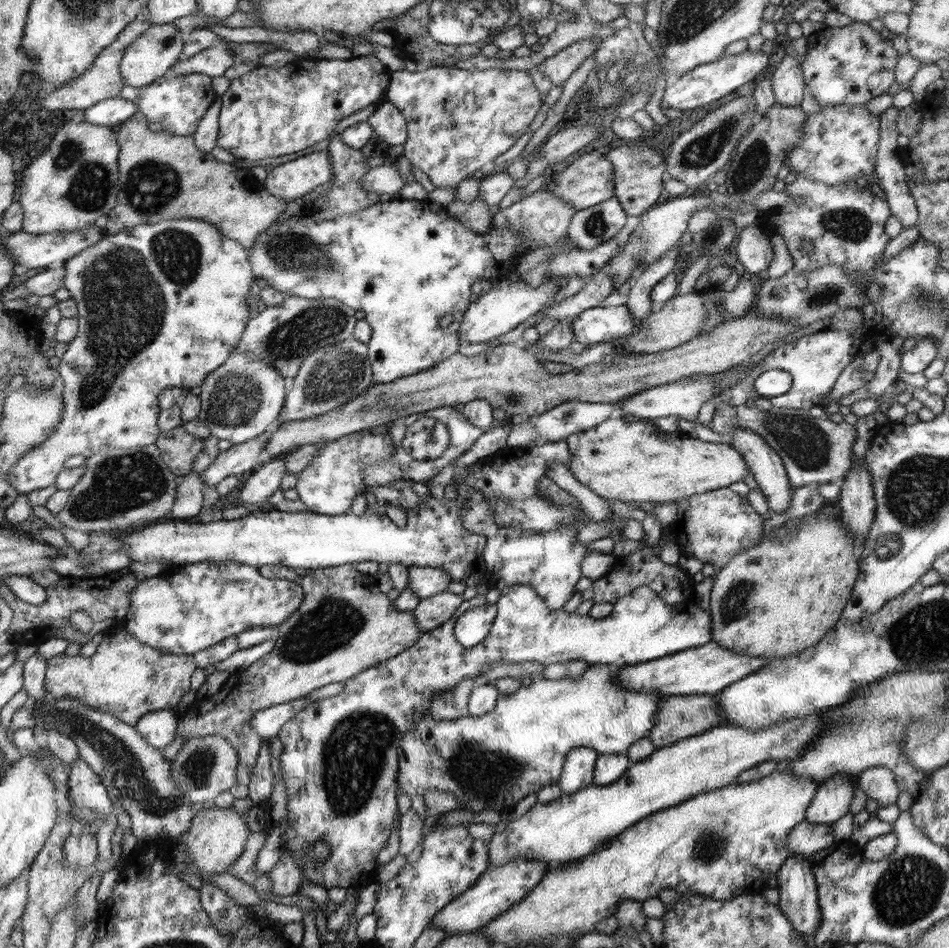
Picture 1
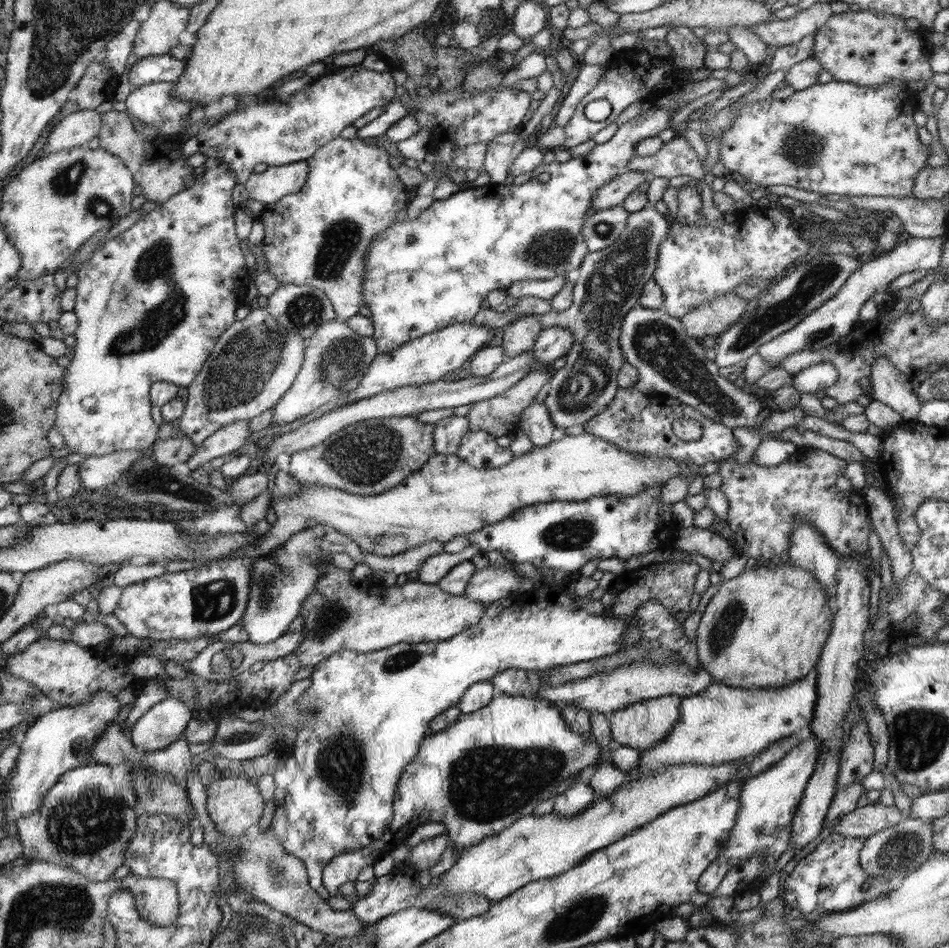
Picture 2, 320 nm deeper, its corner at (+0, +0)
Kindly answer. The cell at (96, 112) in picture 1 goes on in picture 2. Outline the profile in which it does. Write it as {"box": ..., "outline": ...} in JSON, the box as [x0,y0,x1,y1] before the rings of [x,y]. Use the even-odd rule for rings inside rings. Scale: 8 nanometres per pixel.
{"box":[43,110,102,154],"outline":[[[80,110],[60,120],[59,124],[50,132],[43,147],[45,154],[70,150],[78,146],[87,145],[93,138],[101,137],[102,116],[94,110]]]}

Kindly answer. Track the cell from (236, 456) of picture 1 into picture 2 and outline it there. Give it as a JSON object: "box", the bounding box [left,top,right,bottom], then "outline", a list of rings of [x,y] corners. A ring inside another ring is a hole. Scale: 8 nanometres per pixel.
{"box":[269,320,380,426],"outline":[[[344,320],[324,321],[315,334],[307,341],[306,357],[294,384],[283,394],[282,400],[275,405],[273,421],[269,426],[282,426],[328,404],[332,400],[344,398],[356,390],[359,382],[366,376],[370,364],[380,353],[378,344],[372,337],[359,335]]]}

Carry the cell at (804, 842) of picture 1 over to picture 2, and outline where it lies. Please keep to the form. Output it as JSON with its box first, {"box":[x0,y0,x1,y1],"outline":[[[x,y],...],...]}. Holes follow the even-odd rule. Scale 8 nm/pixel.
{"box":[831,802,902,838],"outline":[[[879,802],[868,803],[864,808],[856,808],[854,812],[837,820],[831,834],[840,833],[844,837],[868,838],[898,824],[900,818],[902,818],[902,814],[895,805],[883,806]]]}

